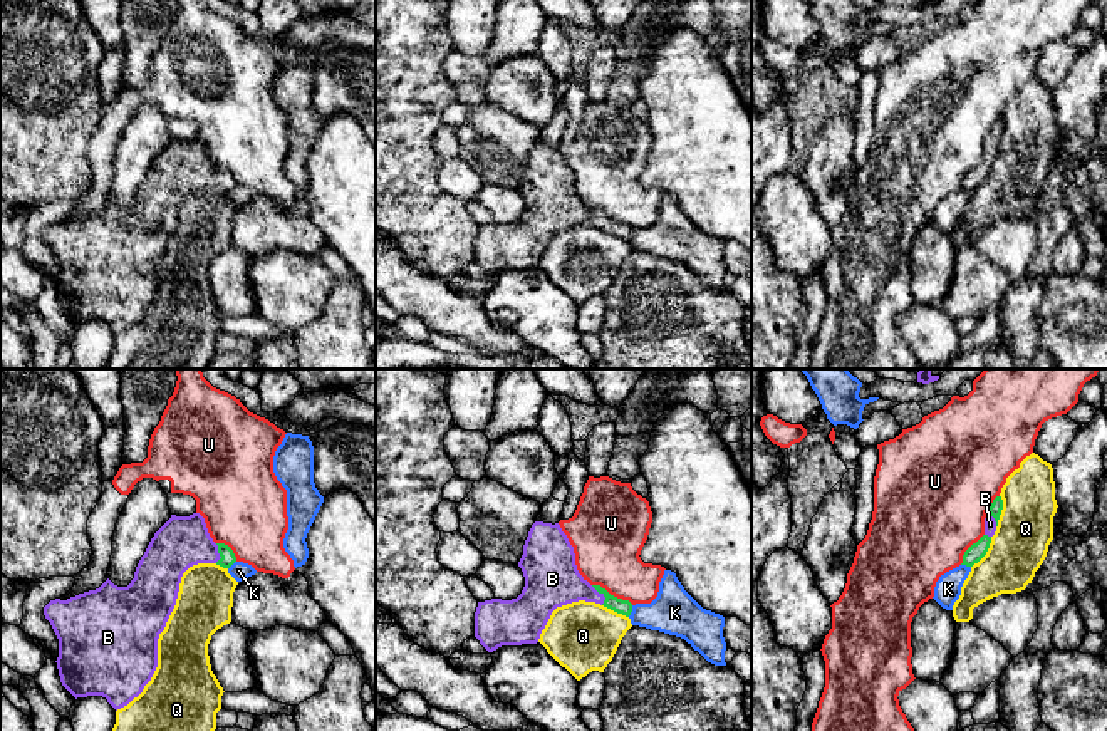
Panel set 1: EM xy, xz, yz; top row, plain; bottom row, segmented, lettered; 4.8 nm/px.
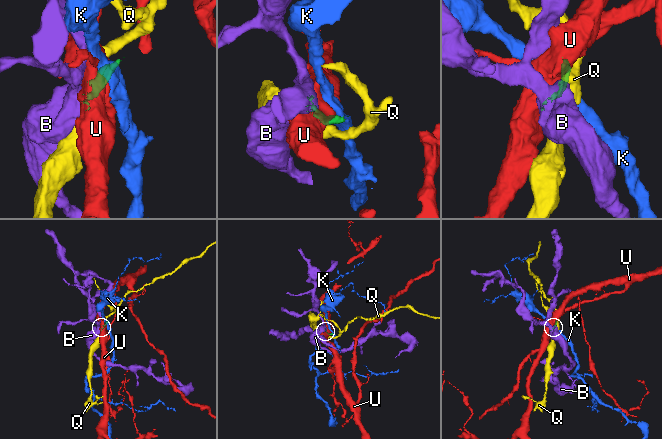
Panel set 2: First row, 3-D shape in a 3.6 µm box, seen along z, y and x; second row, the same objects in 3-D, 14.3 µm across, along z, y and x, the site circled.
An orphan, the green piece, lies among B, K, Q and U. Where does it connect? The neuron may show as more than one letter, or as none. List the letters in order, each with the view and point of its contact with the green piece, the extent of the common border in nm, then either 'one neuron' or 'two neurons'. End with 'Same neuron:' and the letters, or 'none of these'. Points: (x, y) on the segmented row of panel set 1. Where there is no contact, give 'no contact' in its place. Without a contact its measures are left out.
B: meets green in xz at (601, 592); contact 110 nm long; one neuron
K: meets green in xz at (631, 611); contact 60 nm long; two neurons
Q: meets green in yz at (987, 550); contact 180 nm long; two neurons
U: meets green in xz at (613, 596); contact 220 nm long; two neurons
Same neuron: B

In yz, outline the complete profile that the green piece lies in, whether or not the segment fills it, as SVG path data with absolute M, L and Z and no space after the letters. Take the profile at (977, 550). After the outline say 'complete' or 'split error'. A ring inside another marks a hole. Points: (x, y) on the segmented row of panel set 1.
M996 496L986 511L985 535L964 552L961 565L973 567L986 555L991 543L991 537L995 535L998 526L1001 510L1003 500L1001 496Z | split error

